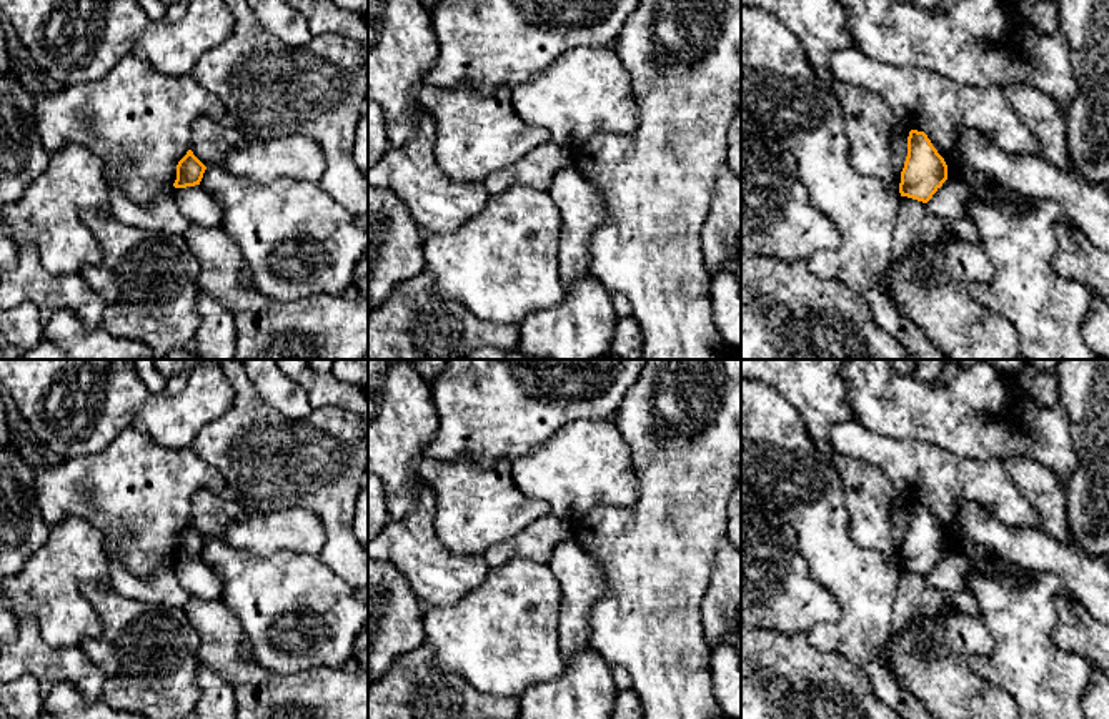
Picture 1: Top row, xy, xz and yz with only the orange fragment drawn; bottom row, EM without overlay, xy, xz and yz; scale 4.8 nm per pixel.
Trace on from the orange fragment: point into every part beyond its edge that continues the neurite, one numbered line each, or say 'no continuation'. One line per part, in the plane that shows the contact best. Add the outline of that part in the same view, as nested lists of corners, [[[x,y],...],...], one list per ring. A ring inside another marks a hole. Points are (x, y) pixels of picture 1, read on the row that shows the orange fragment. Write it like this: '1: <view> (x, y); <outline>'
no continuation

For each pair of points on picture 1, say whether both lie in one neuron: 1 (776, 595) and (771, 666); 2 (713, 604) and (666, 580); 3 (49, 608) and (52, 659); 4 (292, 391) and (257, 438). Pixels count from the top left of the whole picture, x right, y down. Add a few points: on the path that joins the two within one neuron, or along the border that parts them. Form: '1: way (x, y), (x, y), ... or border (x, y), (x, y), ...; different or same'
1: border (758, 628), (788, 634), (806, 634); different
2: border (713, 561), (713, 571), (701, 603), (705, 638); different
3: border (24, 618), (37, 623), (49, 644), (77, 646); different
4: border (250, 381), (292, 420), (313, 410); different

